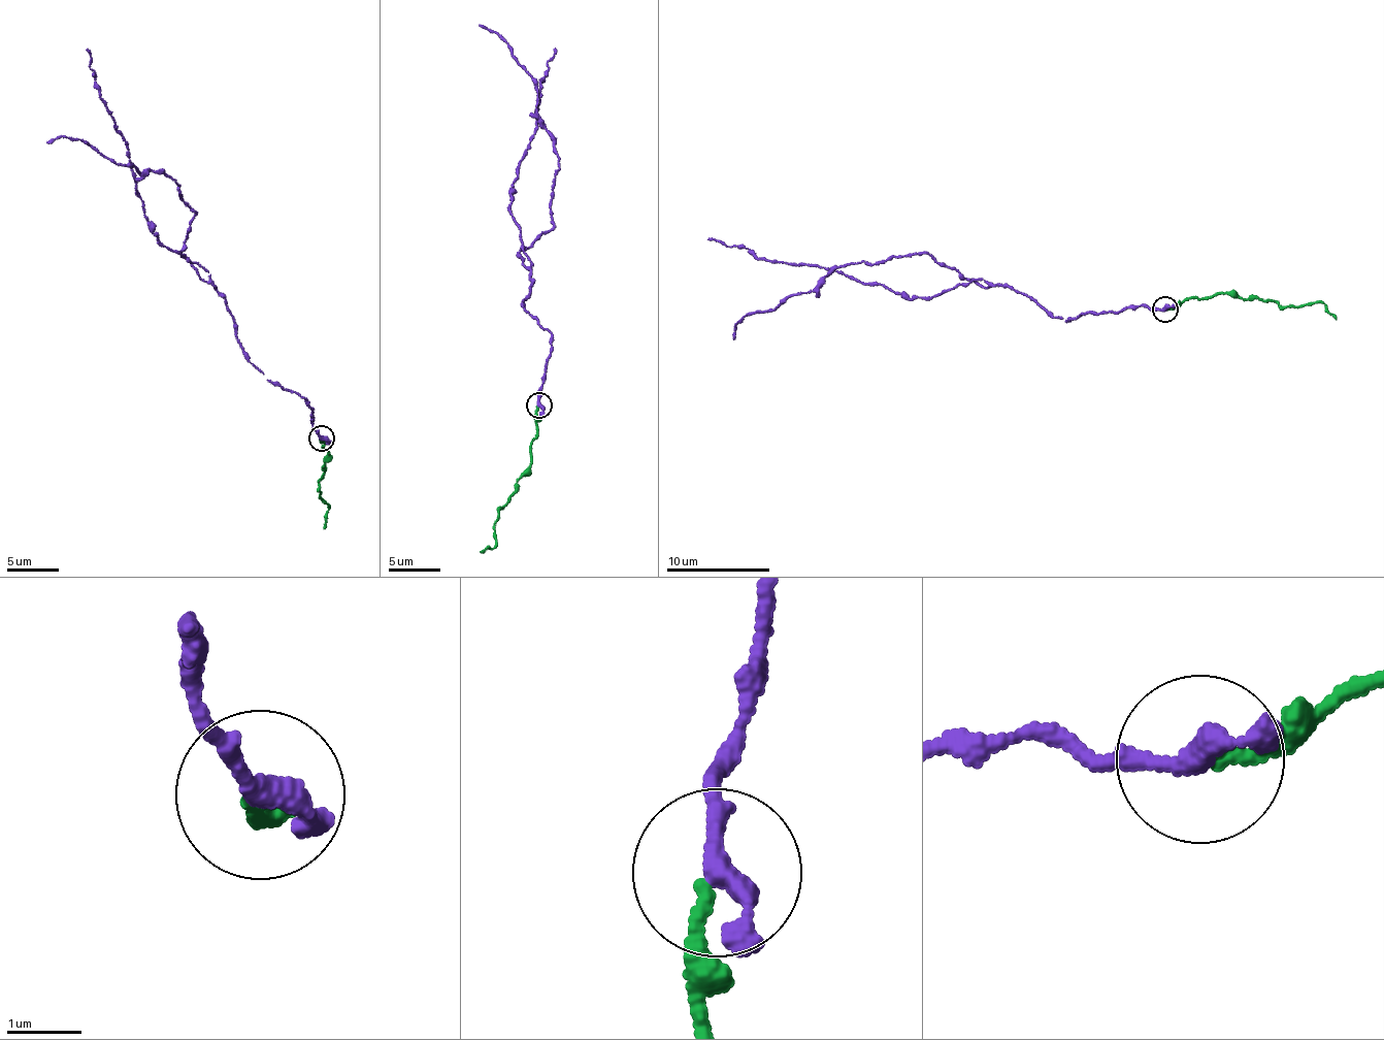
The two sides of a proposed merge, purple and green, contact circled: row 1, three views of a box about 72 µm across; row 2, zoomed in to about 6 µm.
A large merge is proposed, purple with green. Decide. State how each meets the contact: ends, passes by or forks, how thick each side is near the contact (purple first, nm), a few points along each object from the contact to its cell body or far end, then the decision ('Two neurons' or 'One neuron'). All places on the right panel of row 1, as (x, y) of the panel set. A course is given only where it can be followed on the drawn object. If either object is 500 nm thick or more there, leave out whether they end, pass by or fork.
At the ring purple passes by. At the ring green ends. Thickness 260 nm (purple) against 160 nm. Course of purple: (1164, 307), (1067, 322), (924, 252), (830, 268), (815, 288), (745, 315), (734, 338). Course of green: (1167, 309), (1191, 298), (1230, 293), (1247, 298), (1273, 299), (1285, 307), (1322, 302), (1336, 319). One neuron

